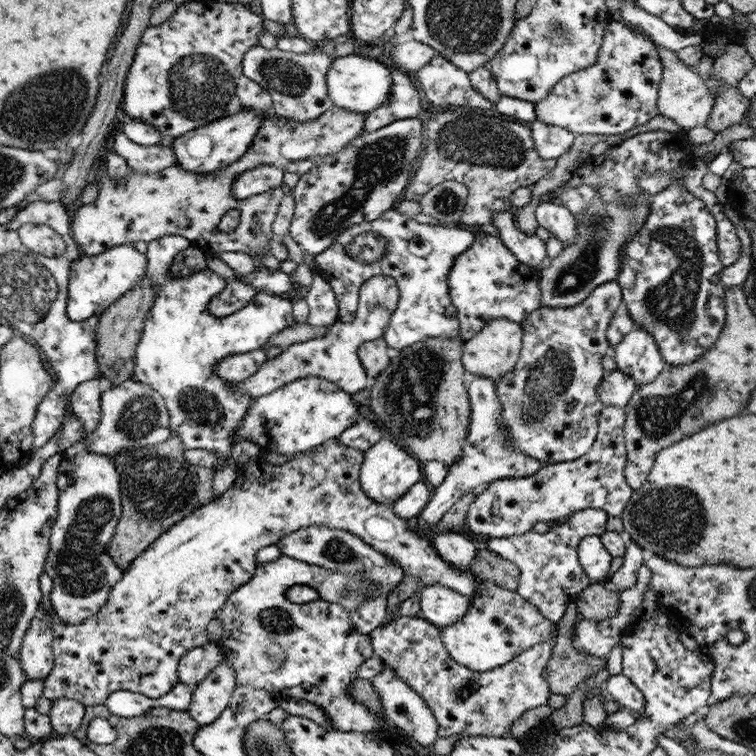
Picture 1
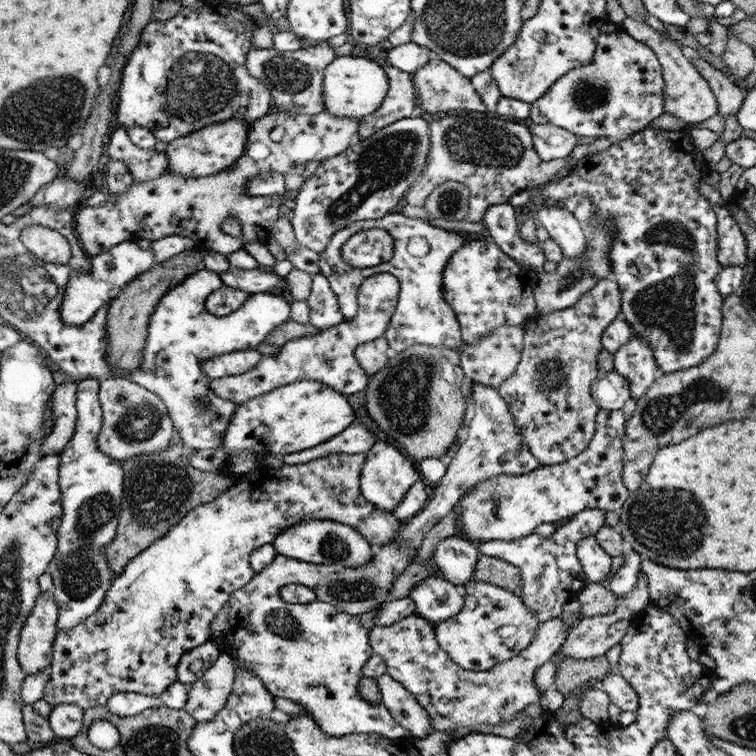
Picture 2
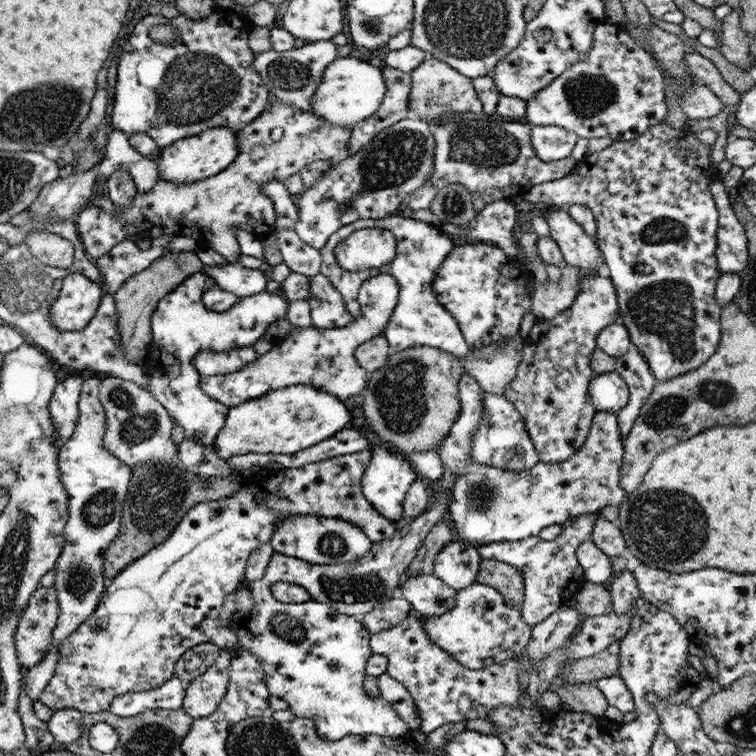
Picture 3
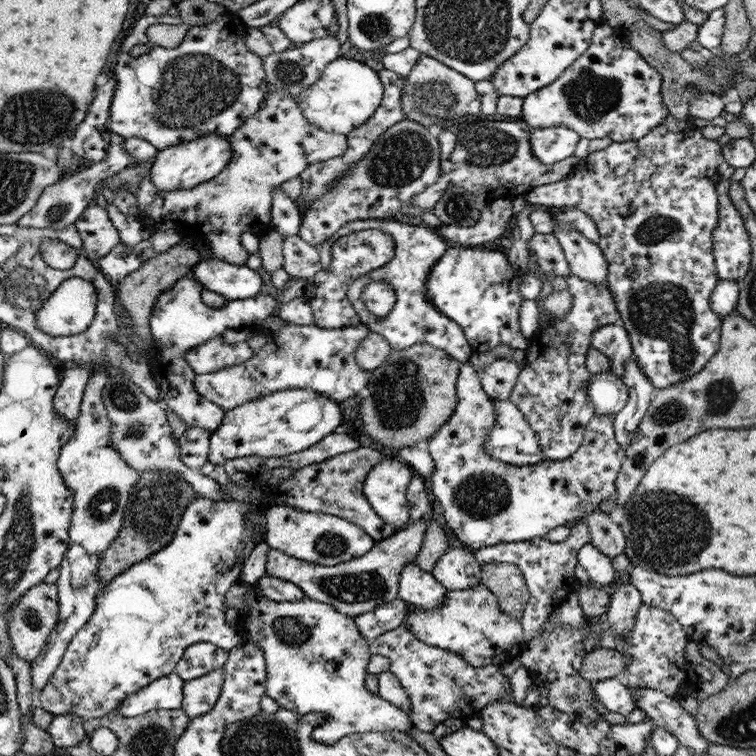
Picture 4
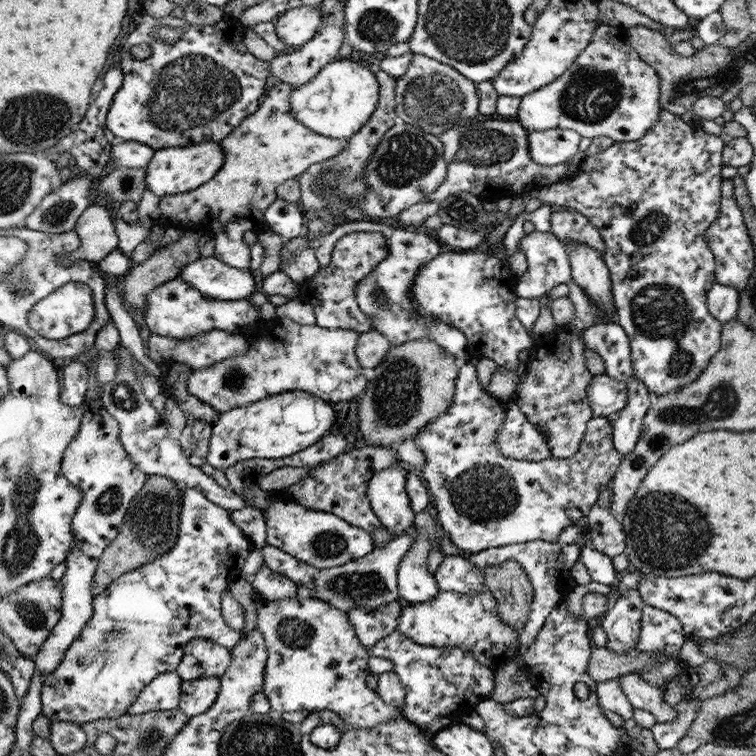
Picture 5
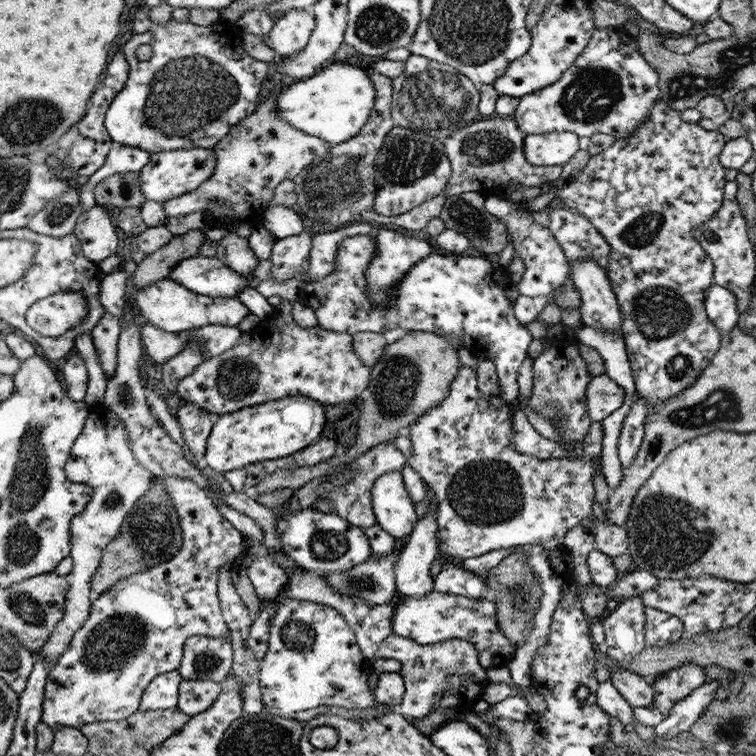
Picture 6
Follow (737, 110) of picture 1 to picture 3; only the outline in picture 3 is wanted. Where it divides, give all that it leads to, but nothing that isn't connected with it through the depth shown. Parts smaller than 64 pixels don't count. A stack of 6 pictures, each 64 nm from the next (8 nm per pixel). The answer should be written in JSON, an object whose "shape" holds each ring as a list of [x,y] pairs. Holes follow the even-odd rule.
{"shape":[[[696,52],[686,53],[684,58],[687,68],[695,74],[700,82],[710,87],[710,90],[720,98],[720,102],[726,106],[741,102],[742,95],[724,81],[712,61]]]}

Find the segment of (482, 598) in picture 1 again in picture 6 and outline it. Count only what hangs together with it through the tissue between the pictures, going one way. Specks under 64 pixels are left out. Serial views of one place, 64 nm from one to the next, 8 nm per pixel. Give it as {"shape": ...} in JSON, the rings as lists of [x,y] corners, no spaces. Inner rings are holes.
{"shape":[[[432,591],[421,597],[398,596],[394,601],[392,632],[415,640],[418,644],[441,643],[450,639],[464,639],[477,648],[482,668],[508,666],[514,658],[510,639],[498,626],[497,606],[493,597],[477,600],[457,594]]]}

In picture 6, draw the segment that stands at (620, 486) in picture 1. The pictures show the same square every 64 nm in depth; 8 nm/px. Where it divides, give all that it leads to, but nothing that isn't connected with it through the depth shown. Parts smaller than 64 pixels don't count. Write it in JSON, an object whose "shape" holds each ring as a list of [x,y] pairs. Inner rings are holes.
{"shape":[[[461,365],[459,372],[456,374],[452,385],[448,389],[445,399],[439,405],[432,407],[429,411],[425,412],[417,421],[414,421],[409,426],[408,436],[412,444],[412,453],[407,458],[406,464],[410,465],[414,470],[420,473],[420,476],[425,480],[428,485],[431,483],[431,489],[435,492],[435,501],[437,502],[437,547],[441,557],[441,564],[444,565],[447,561],[463,561],[467,558],[476,558],[481,554],[486,554],[491,550],[498,550],[500,548],[510,548],[511,546],[520,546],[521,544],[539,544],[544,548],[552,550],[563,544],[566,538],[566,532],[574,528],[578,523],[584,523],[585,519],[593,512],[592,505],[594,504],[594,485],[592,485],[592,478],[596,472],[596,459],[591,459],[592,456],[598,456],[598,462],[601,460],[602,453],[602,440],[604,440],[604,429],[601,422],[594,421],[589,426],[587,436],[579,443],[579,449],[575,458],[549,458],[540,460],[539,458],[525,455],[516,452],[514,446],[510,444],[510,438],[513,429],[513,408],[511,405],[506,404],[500,396],[496,394],[484,394],[478,388],[477,374],[474,373],[472,368]]]}

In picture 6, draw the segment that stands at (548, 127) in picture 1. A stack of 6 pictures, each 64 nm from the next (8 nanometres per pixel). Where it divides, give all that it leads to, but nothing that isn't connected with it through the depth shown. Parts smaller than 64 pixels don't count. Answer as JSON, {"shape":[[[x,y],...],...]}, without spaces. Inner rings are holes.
{"shape":[[[573,132],[528,134],[523,151],[526,160],[534,166],[556,166],[568,162],[578,152],[579,136]]]}

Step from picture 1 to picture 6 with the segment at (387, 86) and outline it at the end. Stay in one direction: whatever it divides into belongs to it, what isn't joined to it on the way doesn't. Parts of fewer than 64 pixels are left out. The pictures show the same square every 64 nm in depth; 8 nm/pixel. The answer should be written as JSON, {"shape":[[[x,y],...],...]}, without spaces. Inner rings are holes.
{"shape":[[[331,62],[310,78],[296,81],[283,88],[276,104],[277,116],[298,130],[327,140],[331,144],[354,138],[374,109],[376,91],[370,71],[355,67],[352,62]]]}

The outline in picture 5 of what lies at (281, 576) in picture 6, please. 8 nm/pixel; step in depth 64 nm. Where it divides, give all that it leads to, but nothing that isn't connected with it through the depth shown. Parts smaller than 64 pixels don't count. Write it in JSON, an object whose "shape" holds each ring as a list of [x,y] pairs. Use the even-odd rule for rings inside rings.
{"shape":[[[262,565],[250,580],[258,598],[267,601],[294,598],[300,596],[299,588],[283,574]]]}

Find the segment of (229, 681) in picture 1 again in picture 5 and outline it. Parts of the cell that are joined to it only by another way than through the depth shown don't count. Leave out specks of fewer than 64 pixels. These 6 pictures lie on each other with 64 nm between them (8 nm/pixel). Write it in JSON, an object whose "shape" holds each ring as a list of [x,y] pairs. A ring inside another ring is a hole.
{"shape":[[[220,676],[184,681],[179,709],[186,716],[196,716],[206,712],[217,699],[221,685]]]}

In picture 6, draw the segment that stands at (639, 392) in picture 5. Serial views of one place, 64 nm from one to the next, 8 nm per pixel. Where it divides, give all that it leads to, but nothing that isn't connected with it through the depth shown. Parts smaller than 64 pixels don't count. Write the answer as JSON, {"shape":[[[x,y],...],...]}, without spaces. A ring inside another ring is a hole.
{"shape":[[[636,392],[629,415],[624,419],[620,439],[618,439],[618,454],[622,466],[630,466],[638,449],[641,448],[645,416],[649,414],[649,411],[648,404]]]}

